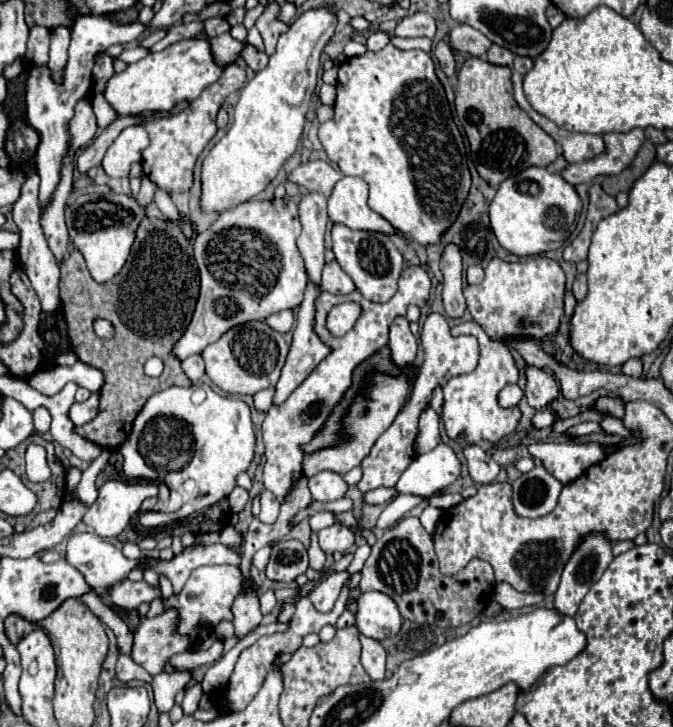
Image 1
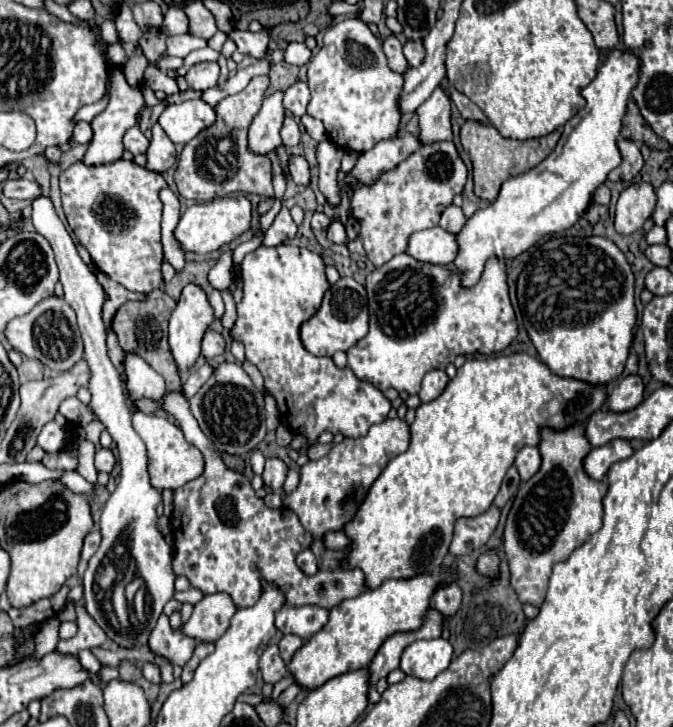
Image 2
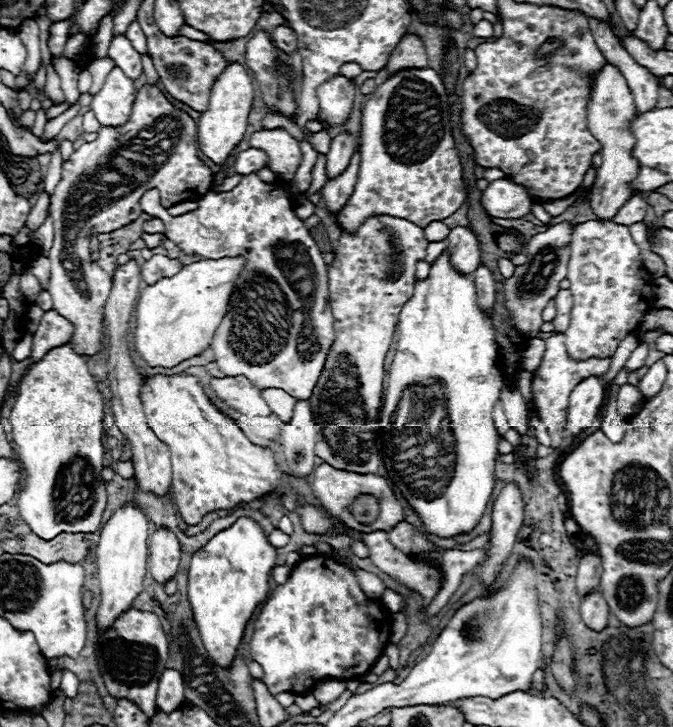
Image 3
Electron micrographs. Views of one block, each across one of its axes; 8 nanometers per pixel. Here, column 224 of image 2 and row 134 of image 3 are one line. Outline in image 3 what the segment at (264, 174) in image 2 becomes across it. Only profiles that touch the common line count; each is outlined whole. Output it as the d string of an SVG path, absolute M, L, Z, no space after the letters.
M144 86L144 88L138 92L136 100L134 100L132 114L130 114L130 118L126 120L126 124L122 124L120 128L102 126L102 128L98 130L98 138L96 138L94 142L86 142L86 144L82 144L82 146L80 146L76 152L72 152L70 158L62 164L62 180L58 182L58 186L56 186L56 190L54 190L52 198L50 198L50 216L52 216L52 220L54 220L54 246L52 246L50 256L48 256L50 266L52 266L52 270L50 270L50 286L48 286L48 294L52 296L52 308L54 308L60 316L64 316L64 318L74 326L74 332L72 332L72 338L70 338L70 344L76 348L78 354L92 356L92 354L96 354L96 352L100 350L102 310L104 310L104 302L106 302L106 298L108 298L108 292L110 292L110 288L112 288L112 280L108 280L106 272L104 272L104 270L102 270L102 268L90 258L90 252L88 252L88 238L94 234L96 222L134 222L134 220L142 214L142 208L140 208L140 198L142 198L142 194L144 194L146 190L152 190L152 188L158 188L158 192L160 192L160 202L162 202L164 208L170 208L170 206L174 206L174 204L178 204L178 202L184 202L184 200L200 200L200 198L210 190L212 180L214 180L214 174L212 174L212 170L210 170L204 162L200 162L200 158L198 158L196 130L198 130L198 128L196 128L196 122L194 122L186 112L174 108L158 88L154 88L154 86Z

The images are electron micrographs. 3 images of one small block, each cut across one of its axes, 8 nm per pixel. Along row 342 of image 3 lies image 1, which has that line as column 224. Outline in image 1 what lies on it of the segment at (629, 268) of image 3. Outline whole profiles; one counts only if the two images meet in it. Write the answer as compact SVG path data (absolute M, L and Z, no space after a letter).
M202 566L190 574L184 590L180 594L174 594L172 598L164 600L164 604L166 604L166 608L170 608L170 606L178 608L178 612L180 612L178 630L182 634L196 636L196 632L204 624L216 626L222 620L232 620L230 606L232 606L236 594L240 594L240 582L244 582L244 576L240 574L240 568L236 568L236 566Z

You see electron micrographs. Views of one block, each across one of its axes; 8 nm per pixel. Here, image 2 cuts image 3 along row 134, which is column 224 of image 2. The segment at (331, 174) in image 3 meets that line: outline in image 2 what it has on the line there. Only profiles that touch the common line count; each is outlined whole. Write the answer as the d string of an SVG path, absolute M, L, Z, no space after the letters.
M208 330L208 334L206 334L204 340L202 340L202 356L204 356L206 360L210 360L210 358L214 358L214 356L224 354L224 350L226 350L226 340L224 340L224 336L222 336L220 332Z

